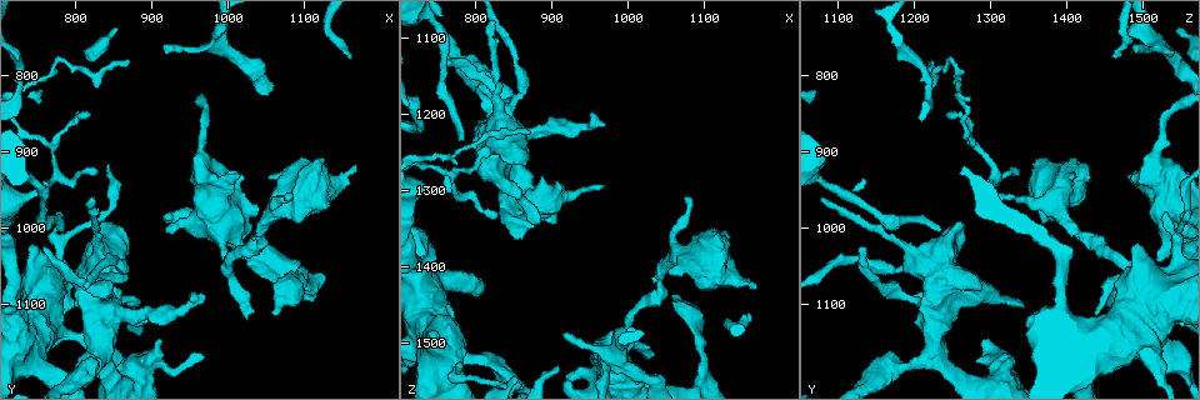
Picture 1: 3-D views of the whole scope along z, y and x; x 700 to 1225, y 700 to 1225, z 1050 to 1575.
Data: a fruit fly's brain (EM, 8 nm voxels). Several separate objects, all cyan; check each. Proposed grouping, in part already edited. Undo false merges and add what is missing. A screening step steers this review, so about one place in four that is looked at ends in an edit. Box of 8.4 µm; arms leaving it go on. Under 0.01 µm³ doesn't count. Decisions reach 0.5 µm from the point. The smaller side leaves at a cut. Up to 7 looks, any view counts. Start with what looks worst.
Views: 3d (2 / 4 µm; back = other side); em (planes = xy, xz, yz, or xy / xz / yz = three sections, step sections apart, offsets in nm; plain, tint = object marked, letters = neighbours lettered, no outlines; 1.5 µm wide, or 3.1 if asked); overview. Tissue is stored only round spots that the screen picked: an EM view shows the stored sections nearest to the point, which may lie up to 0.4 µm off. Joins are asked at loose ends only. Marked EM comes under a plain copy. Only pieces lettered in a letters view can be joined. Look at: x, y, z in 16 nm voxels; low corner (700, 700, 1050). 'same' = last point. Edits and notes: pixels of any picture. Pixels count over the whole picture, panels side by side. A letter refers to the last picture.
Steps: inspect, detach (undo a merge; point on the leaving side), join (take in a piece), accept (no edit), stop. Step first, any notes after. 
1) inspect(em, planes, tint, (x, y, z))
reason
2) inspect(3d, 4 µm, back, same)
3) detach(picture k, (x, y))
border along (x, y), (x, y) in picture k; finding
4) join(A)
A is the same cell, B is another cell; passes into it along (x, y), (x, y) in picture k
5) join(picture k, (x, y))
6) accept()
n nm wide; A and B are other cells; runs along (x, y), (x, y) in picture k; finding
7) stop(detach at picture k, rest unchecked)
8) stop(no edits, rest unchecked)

inspect(em, yz, step 8, letters, (1030, 1115, 1515))
an open end

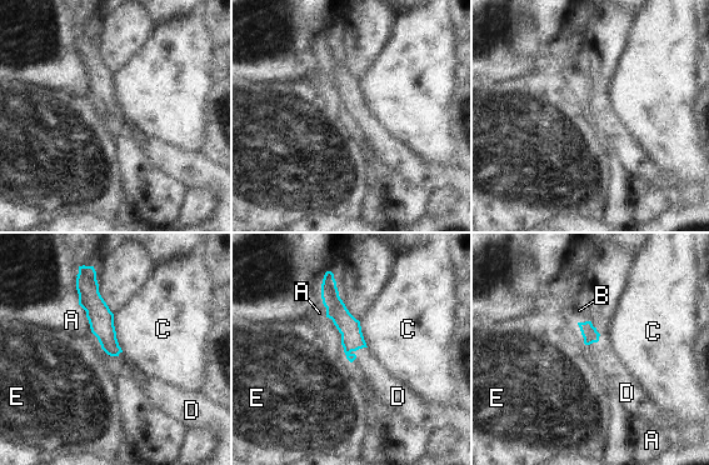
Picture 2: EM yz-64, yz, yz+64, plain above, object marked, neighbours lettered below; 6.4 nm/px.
inspect(em, planes, letters, same)
another direction

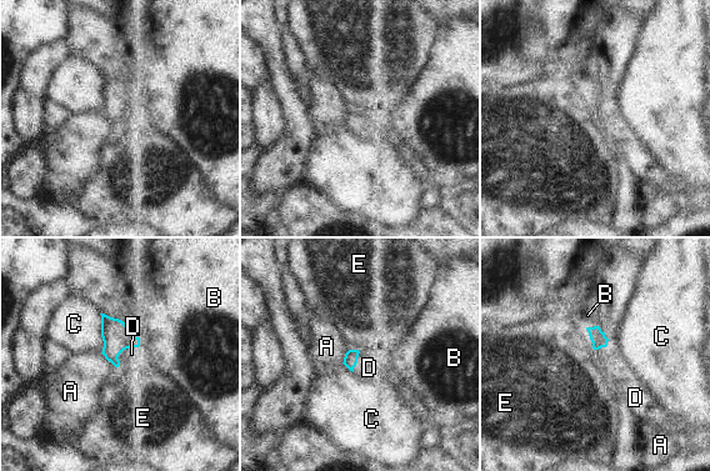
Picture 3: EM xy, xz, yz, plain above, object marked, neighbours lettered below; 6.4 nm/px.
join(D)
D is the same cell, A, B, C and E are other cells; passes into it along (116, 336), (128, 347), (131, 354) in picture 3; it goes on there

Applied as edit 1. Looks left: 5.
inspect(overview)
redraw

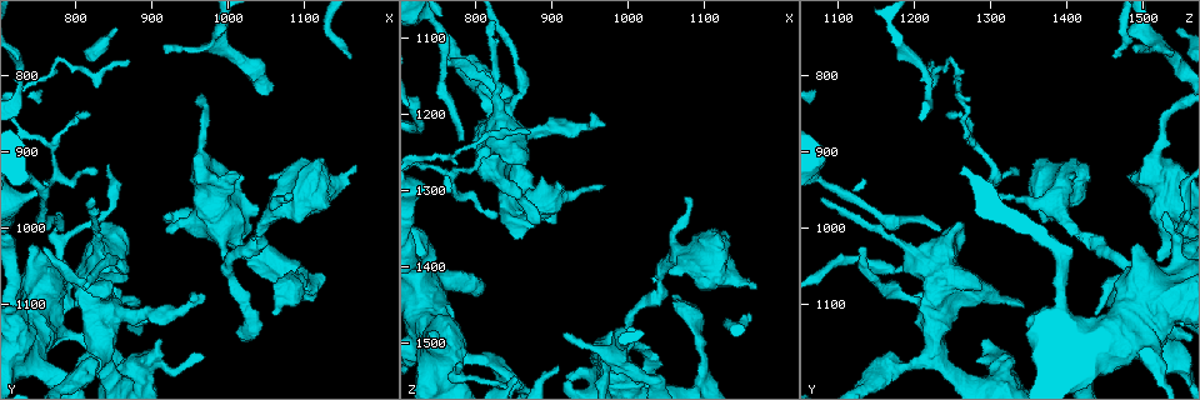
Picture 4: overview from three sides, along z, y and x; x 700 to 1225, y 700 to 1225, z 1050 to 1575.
inspect(em, planes, letters, (780, 1005, 1235))
branch stops here

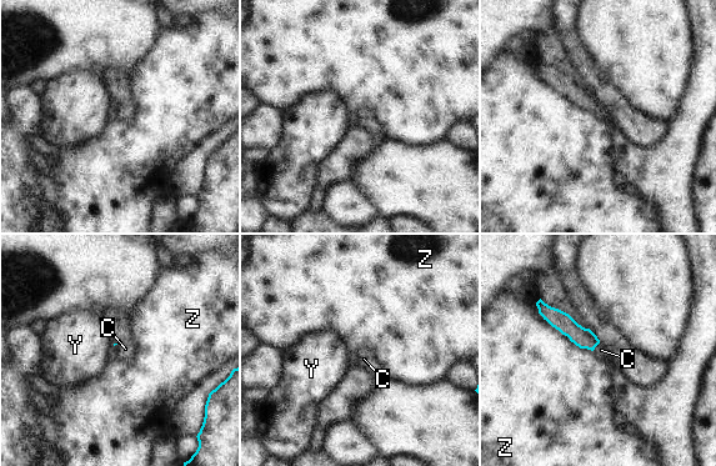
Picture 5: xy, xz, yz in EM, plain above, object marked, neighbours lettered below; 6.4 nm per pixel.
join(C)
Z touches over 480 nm; C is the same cell, Y and Z are other cells; passes into it along (582, 337), (596, 345), (601, 350) in picture 5; the neuron continues

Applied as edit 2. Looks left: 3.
inspect(3d, 4 µm, (1005, 935, 1475))
an open end

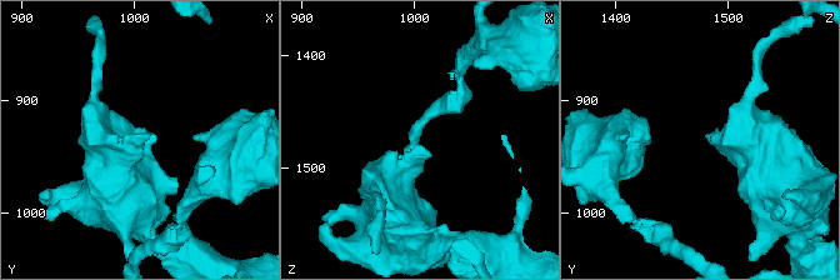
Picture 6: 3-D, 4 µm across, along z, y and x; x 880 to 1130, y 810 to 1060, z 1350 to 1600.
inspect(em, xy, step 4, letters, (1006, 930, 1480))
shape alone is not enough

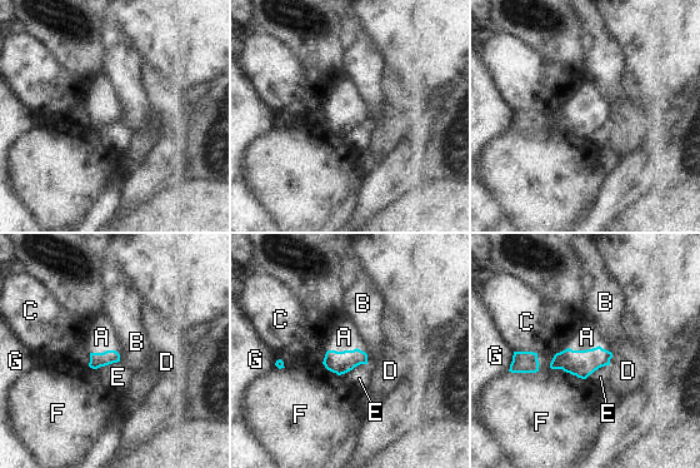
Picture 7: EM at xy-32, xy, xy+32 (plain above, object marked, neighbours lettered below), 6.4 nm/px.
inspect(em, planes, letters, same)

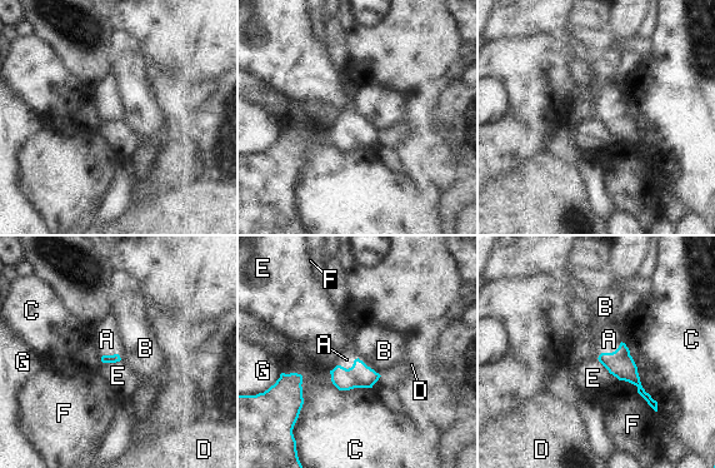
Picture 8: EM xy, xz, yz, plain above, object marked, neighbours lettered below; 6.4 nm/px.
join(A)
C touches over 500 nm; A is the same cell, B, C, D, E, F and G are other cells; the neuron continues

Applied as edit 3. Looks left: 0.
stop(join at picture 3, join at picture 5, join at picture 8, rest unchecked)

